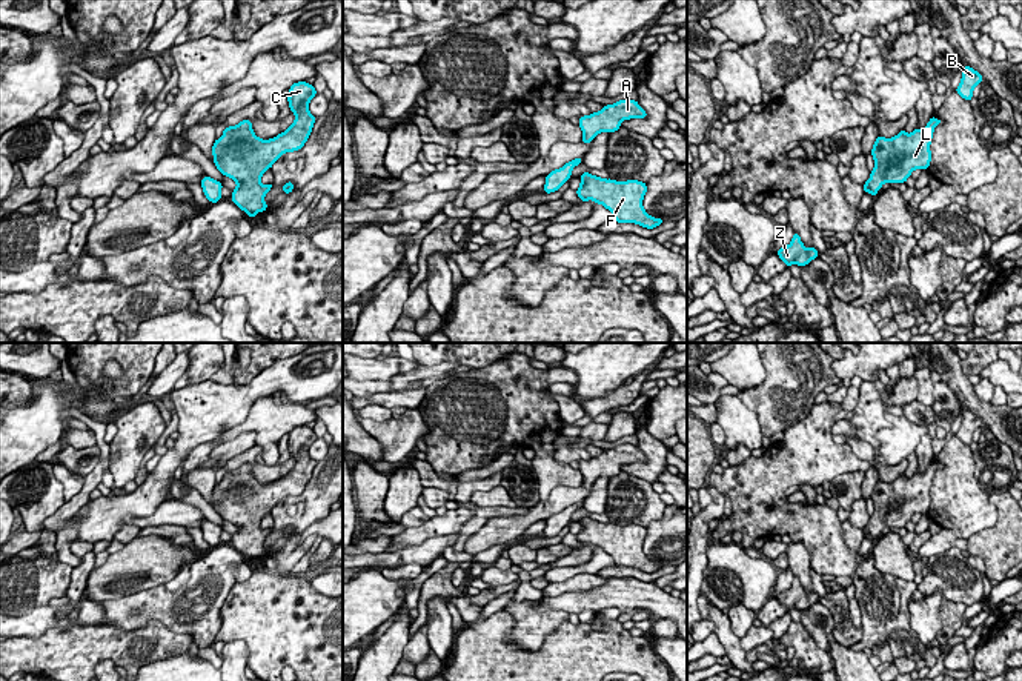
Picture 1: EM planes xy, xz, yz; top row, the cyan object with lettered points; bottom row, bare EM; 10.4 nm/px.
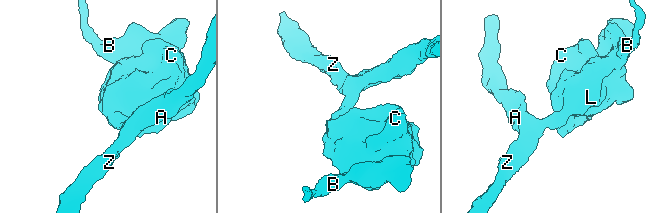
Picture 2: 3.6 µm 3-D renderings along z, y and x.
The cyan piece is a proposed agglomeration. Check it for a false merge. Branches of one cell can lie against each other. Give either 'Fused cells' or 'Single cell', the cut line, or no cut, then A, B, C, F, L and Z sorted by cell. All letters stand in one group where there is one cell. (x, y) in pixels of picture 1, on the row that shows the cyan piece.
Single cell. No split. Groups: A B C F L Z

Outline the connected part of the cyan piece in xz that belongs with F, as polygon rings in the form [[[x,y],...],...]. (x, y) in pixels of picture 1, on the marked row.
[[[589,172],[579,175],[576,195],[581,201],[593,200],[613,214],[618,223],[635,223],[647,229],[659,226],[662,218],[649,215],[642,206],[647,184],[638,180],[606,180]]]

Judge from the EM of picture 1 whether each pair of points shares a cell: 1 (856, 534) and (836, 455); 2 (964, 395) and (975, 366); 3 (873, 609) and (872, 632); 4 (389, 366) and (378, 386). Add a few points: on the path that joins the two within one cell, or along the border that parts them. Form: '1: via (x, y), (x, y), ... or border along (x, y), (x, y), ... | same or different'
1: border along (839, 523), (842, 540), (855, 552) | different
2: border along (959, 360), (961, 369), (967, 375) | different
3: via (873, 615), (873, 626) | same
4: border along (388, 378), (358, 382) | different

